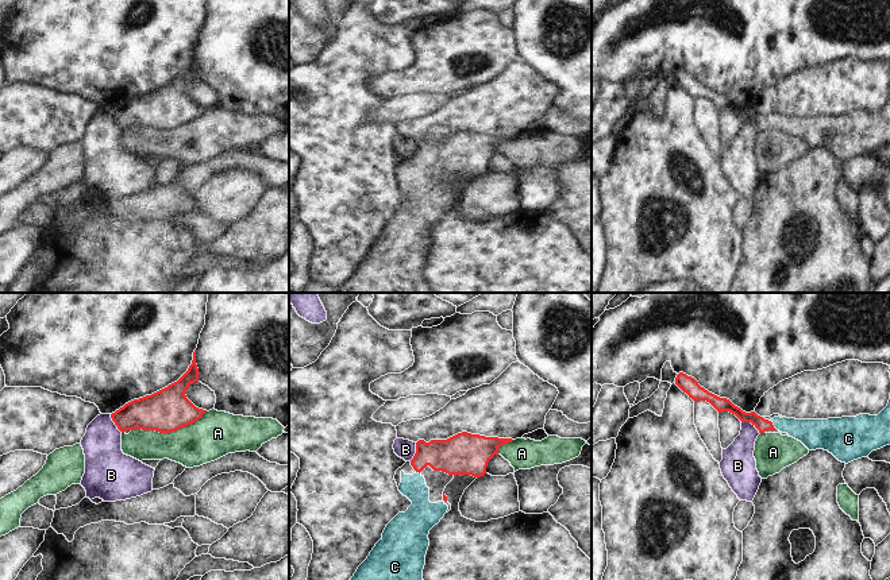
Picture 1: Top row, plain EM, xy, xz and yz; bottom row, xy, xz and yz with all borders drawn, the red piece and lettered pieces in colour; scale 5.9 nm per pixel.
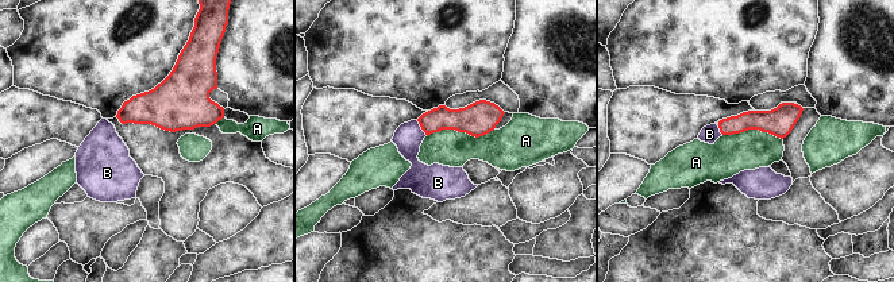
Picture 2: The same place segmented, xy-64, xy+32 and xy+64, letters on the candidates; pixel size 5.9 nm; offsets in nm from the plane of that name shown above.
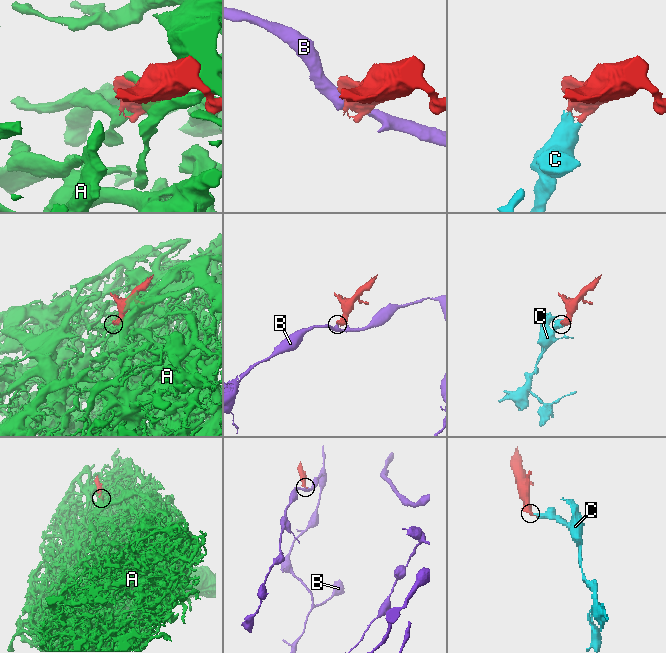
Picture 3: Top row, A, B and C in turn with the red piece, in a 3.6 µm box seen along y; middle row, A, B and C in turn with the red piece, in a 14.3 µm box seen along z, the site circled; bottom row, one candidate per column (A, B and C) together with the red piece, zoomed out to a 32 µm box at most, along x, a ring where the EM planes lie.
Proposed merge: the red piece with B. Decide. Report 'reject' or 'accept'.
reject

